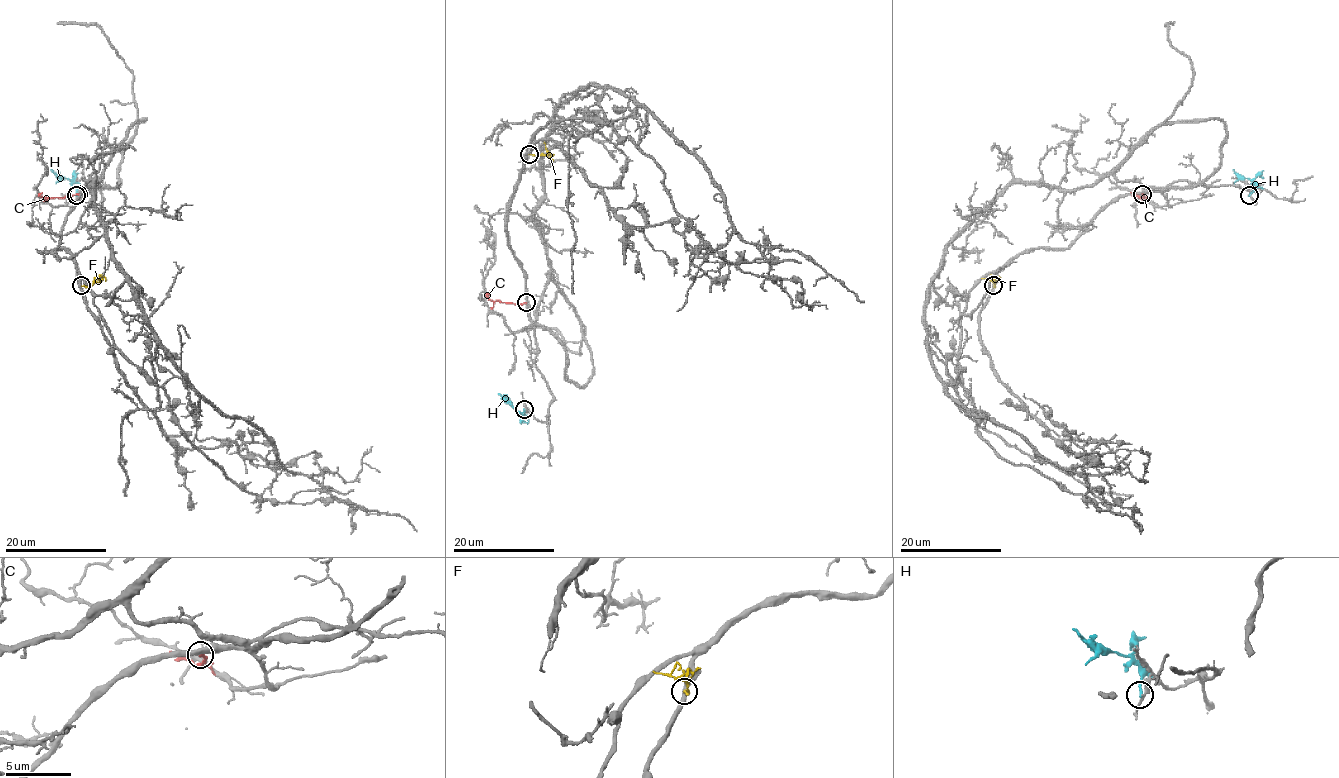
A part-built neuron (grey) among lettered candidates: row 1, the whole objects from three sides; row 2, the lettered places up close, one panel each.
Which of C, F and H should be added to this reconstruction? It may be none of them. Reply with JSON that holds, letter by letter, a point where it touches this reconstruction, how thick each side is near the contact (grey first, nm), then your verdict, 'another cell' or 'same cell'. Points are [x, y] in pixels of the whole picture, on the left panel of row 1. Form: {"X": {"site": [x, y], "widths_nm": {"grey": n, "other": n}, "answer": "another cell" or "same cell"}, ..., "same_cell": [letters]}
{"C": {"site": [78, 194], "widths_nm": {"grey": 420, "other": 240}, "answer": "another cell"}, "F": {"site": [81, 285], "widths_nm": {"grey": 380, "other": 170}, "answer": "another cell"}, "H": {"site": [76, 195], "widths_nm": {"grey": 220, "other": 200}, "answer": "another cell"}, "same_cell": []}

